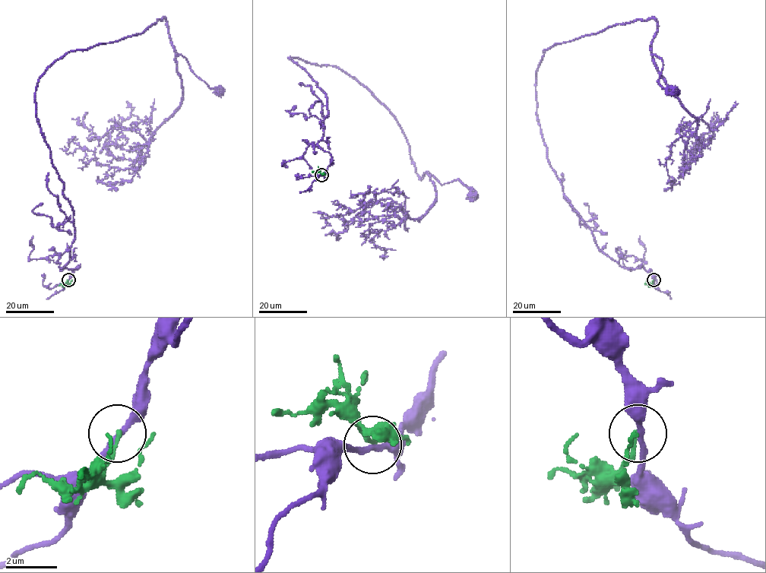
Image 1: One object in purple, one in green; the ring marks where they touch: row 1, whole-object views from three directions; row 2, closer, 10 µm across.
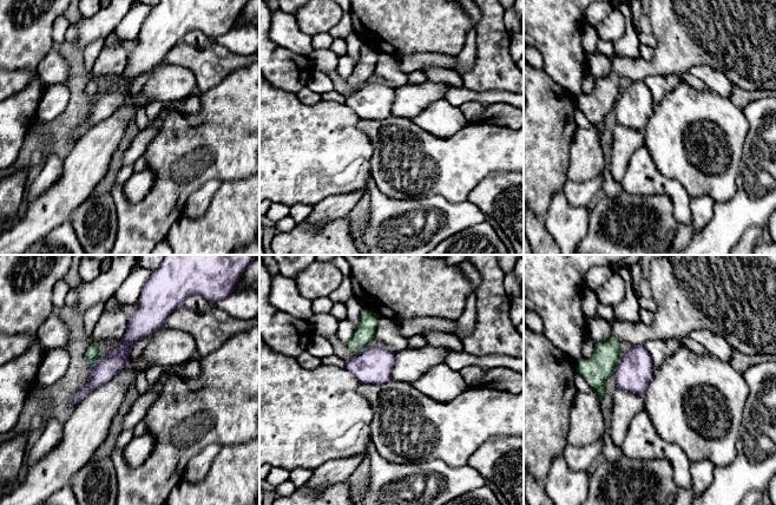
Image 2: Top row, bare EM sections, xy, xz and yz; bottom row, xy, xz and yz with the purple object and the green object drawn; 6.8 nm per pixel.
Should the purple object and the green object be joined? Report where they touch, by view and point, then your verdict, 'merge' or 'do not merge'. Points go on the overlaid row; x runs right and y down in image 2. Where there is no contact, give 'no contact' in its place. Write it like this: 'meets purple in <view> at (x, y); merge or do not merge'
meets purple in yz at (618, 362); do not merge

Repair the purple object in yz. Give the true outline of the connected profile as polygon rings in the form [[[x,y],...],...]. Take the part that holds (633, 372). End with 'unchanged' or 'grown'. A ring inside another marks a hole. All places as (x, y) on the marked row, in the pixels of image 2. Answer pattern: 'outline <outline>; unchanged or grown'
outline [[[632,345],[632,347],[627,352],[622,353],[622,356],[614,369],[617,386],[625,392],[644,396],[647,385],[650,383],[652,378],[652,370],[652,359],[647,353],[645,346]]]; unchanged

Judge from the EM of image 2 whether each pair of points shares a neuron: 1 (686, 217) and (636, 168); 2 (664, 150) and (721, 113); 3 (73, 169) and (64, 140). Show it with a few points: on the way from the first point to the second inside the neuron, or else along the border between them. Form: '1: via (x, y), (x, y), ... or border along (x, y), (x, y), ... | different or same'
1: via (681, 202), (663, 183), (650, 182) | same
2: via (678, 133), (685, 119), (704, 116) | same
3: border along (78, 140), (63, 159) | different

